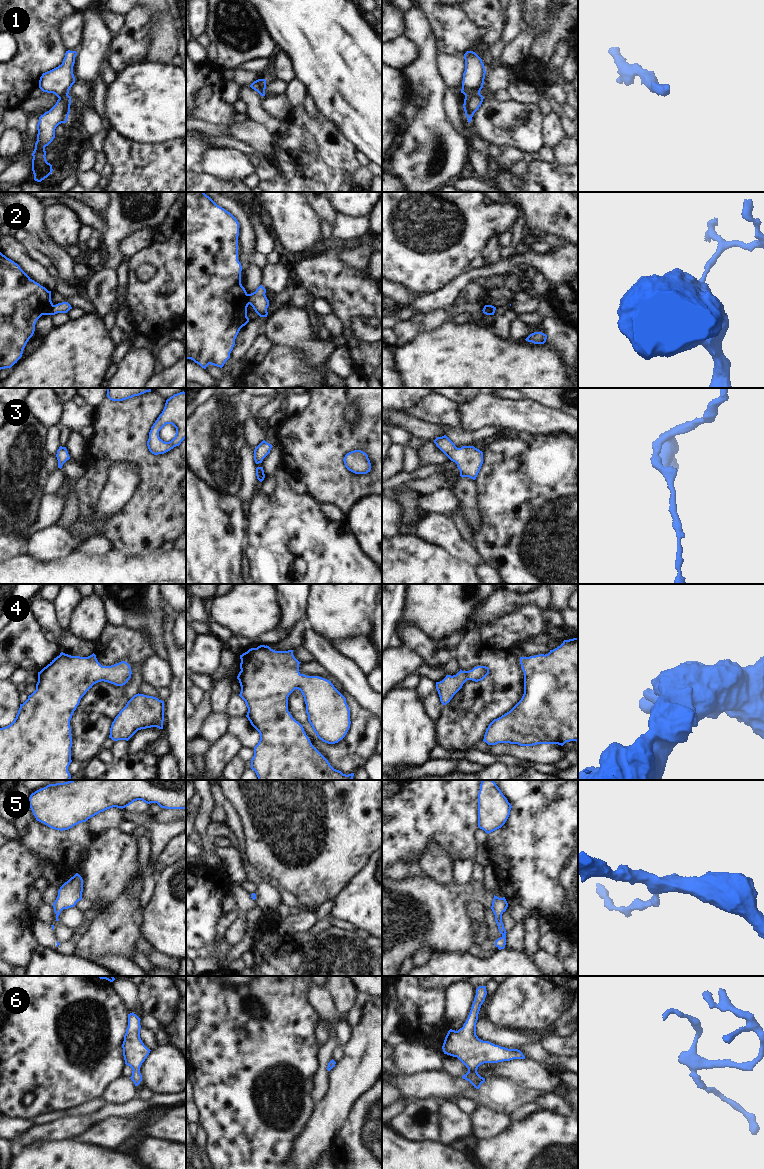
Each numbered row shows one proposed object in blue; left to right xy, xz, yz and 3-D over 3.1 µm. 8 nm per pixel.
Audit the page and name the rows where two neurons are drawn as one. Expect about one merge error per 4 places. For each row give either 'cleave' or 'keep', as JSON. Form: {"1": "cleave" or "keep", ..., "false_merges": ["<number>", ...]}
{"1": "keep", "2": "cleave", "3": "keep", "4": "keep", "5": "keep", "6": "keep", "false_merges": ["2"]}

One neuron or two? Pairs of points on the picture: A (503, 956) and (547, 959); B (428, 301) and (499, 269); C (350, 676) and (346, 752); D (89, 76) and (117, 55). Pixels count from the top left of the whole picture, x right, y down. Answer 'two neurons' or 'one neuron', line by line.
A: two neurons
B: one neuron
C: two neurons
D: two neurons

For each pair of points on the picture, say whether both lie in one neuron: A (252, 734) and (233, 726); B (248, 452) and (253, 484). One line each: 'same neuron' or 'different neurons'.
A: same neuron
B: same neuron

